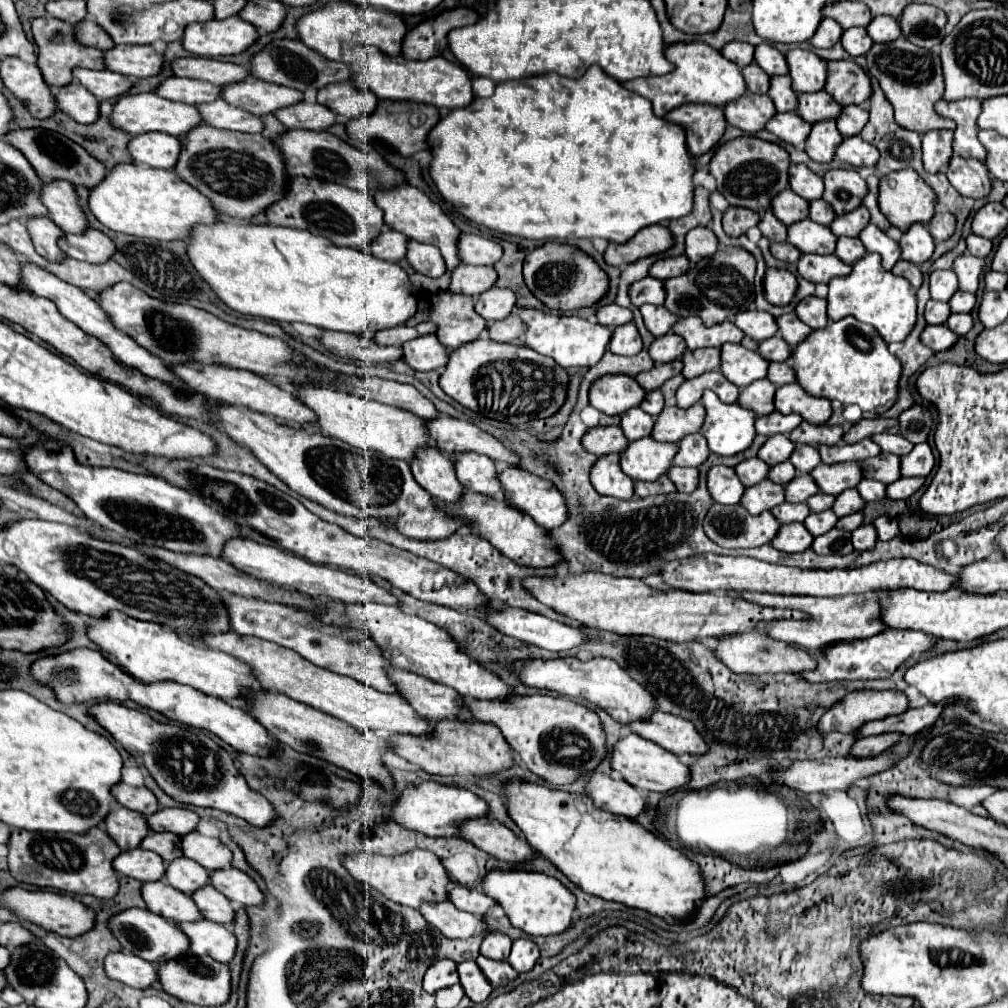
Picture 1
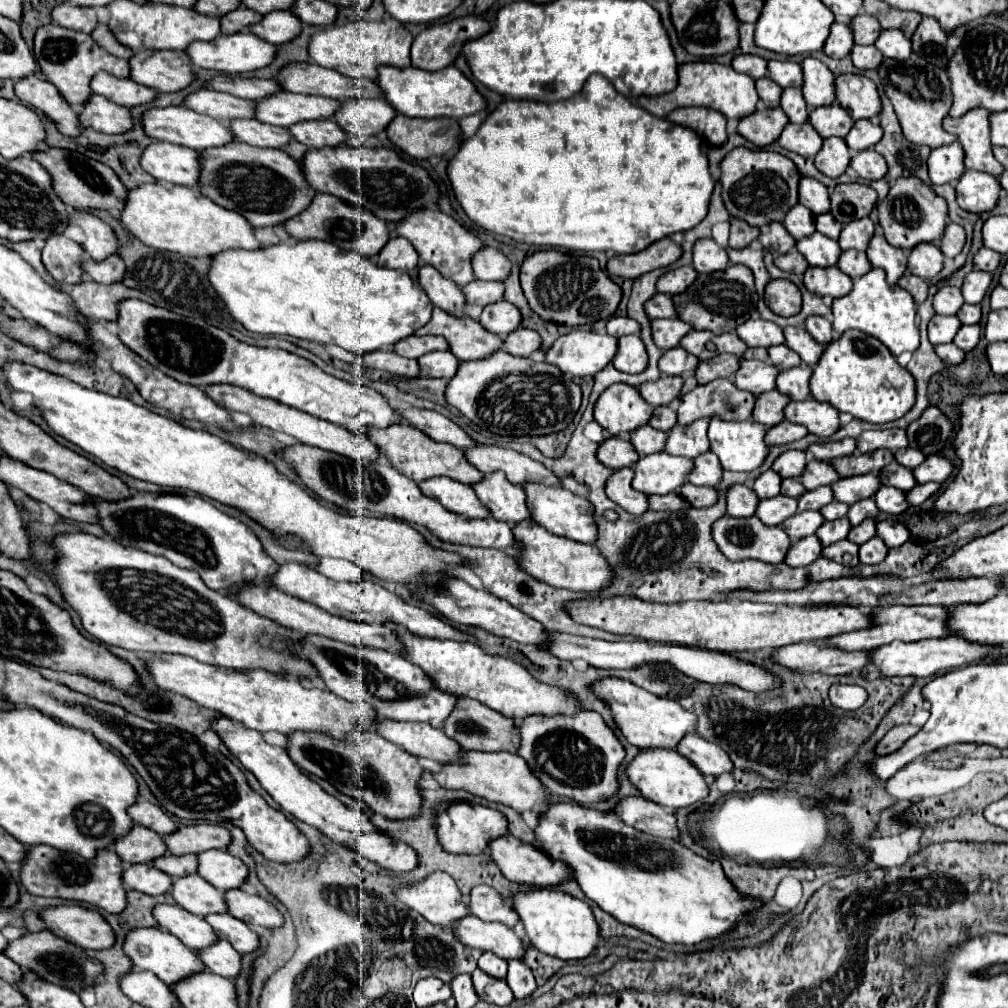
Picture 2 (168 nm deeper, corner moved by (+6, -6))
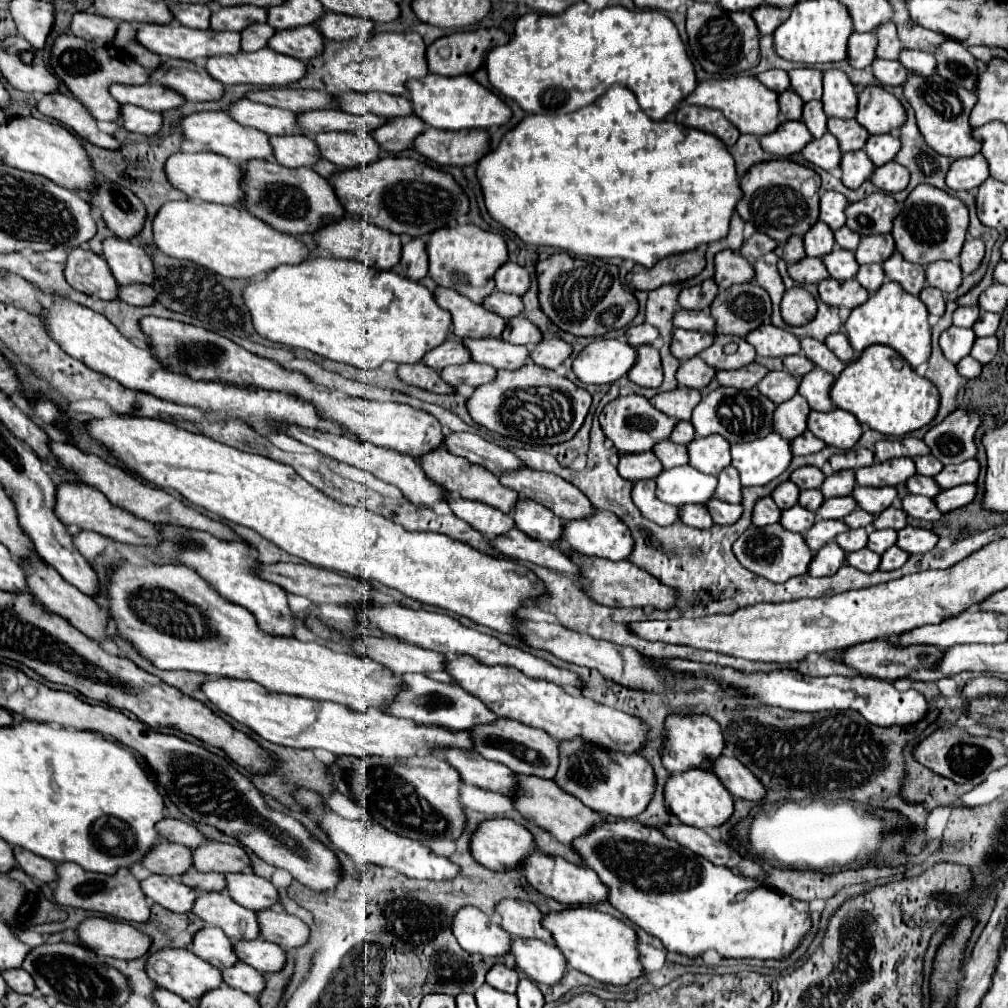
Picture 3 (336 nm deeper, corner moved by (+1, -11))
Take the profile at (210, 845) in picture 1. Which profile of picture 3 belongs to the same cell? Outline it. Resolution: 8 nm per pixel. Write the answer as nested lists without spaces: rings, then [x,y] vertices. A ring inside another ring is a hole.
[[[253,871],[229,873],[225,879],[227,879],[227,893],[239,905],[251,911],[263,911],[281,905],[277,887],[271,881],[255,875]]]

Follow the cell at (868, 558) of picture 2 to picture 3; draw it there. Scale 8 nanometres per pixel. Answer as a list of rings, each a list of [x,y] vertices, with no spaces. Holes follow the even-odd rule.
[[[899,547],[887,549],[887,551],[881,555],[881,565],[879,565],[879,569],[881,569],[881,571],[899,569],[899,567],[905,565],[907,559],[909,559],[909,553],[905,553],[903,549],[899,549]]]

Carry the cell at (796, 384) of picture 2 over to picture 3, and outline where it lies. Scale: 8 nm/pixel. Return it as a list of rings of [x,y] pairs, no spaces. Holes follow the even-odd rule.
[[[813,369],[801,379],[799,395],[803,395],[811,407],[811,411],[831,411],[835,405],[829,397],[829,391],[835,383],[835,375],[825,373],[823,369]]]

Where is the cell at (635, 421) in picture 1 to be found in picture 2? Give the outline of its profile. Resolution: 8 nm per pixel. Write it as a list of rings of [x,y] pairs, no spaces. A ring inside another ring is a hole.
[[[646,424],[644,428],[636,428],[636,430],[630,432],[630,442],[640,456],[662,452],[664,442],[666,442],[666,432],[656,430],[656,428]]]

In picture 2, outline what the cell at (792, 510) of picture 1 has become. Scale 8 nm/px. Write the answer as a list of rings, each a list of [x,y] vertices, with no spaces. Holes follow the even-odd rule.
[[[796,512],[796,516],[790,516],[788,520],[784,520],[782,528],[784,532],[788,532],[790,540],[798,540],[798,538],[804,538],[804,536],[810,536],[816,532],[816,528],[824,522],[824,518],[820,516],[820,512]]]

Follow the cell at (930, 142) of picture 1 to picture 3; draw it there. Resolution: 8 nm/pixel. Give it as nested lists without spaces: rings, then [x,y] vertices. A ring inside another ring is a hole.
[[[981,153],[953,161],[947,173],[947,185],[955,191],[973,191],[985,179],[989,179],[989,165]]]

